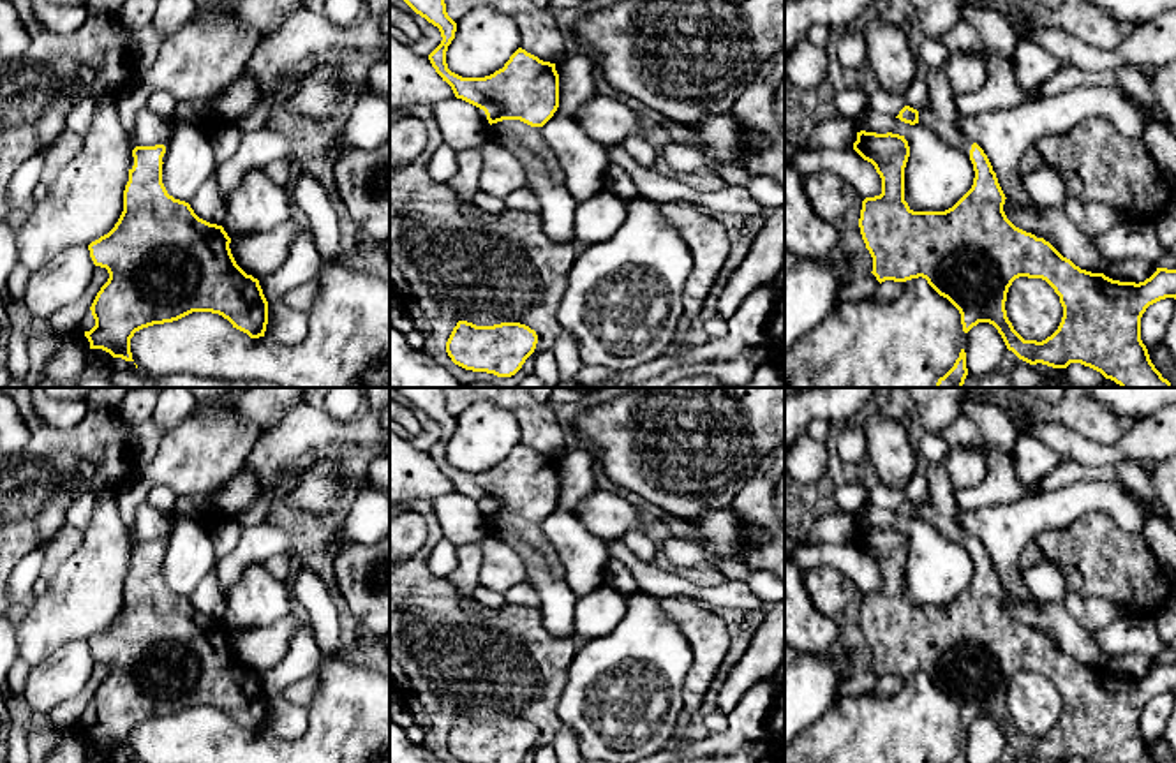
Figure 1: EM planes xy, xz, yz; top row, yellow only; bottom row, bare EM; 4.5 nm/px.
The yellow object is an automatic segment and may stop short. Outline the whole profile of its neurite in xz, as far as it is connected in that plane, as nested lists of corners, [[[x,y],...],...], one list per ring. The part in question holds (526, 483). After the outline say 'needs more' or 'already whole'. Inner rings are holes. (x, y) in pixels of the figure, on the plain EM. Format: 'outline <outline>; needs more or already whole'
outline [[[393,388],[416,409],[439,423],[441,439],[428,449],[435,467],[455,492],[485,506],[490,523],[513,530],[538,548],[548,573],[564,580],[564,566],[554,544],[545,537],[541,522],[559,502],[559,469],[555,458],[518,442],[502,463],[485,472],[462,472],[448,463],[446,446],[455,433],[457,418],[448,411],[443,388]]]; needs more

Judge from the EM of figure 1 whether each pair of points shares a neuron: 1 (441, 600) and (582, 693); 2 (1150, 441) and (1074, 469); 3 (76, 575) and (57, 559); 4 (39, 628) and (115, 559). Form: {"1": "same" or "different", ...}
{"1": "different", "2": "different", "3": "different", "4": "same"}

